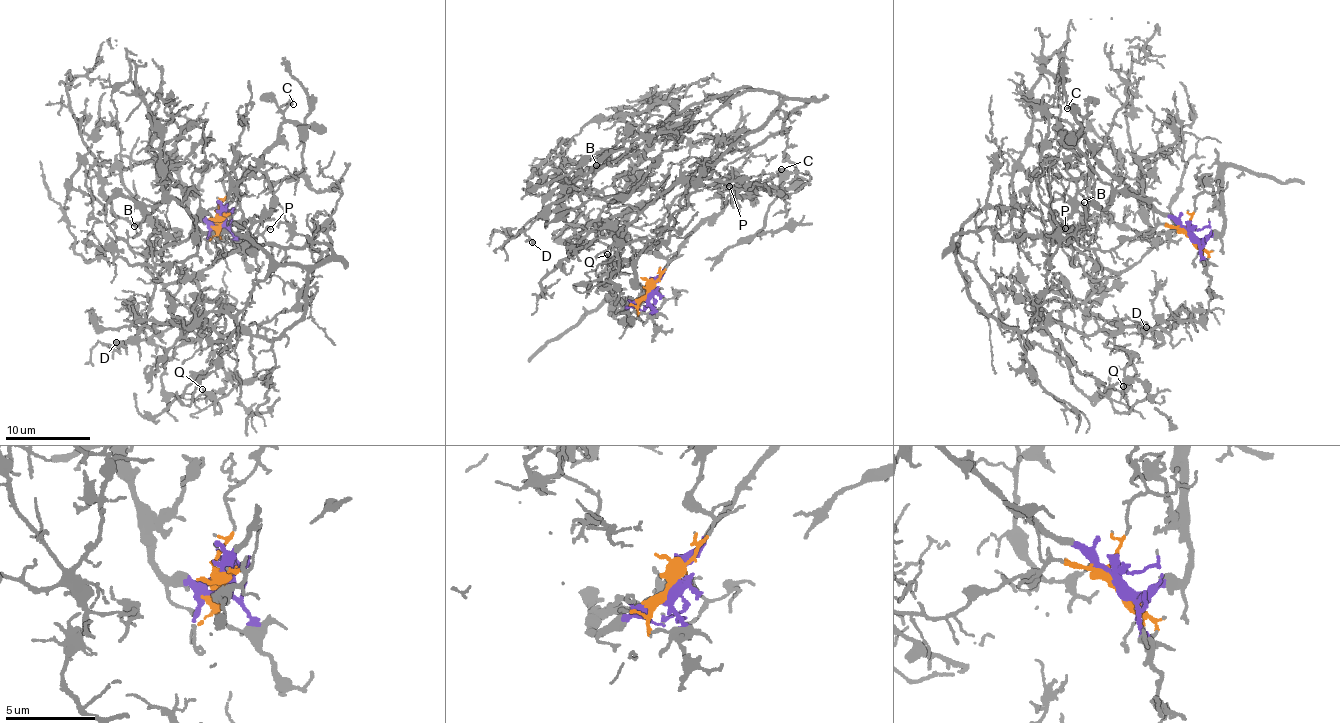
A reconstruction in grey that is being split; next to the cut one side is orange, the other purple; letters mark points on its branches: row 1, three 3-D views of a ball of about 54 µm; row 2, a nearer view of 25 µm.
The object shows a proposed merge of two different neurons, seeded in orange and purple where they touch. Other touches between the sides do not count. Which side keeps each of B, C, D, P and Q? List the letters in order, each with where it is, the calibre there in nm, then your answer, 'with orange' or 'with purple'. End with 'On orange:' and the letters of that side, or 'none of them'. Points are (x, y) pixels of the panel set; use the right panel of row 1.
B: place (1084, 202); calibre 130 nm; with orange
C: place (1067, 108); calibre 190 nm; with purple
D: place (1146, 327); calibre 130 nm; with orange
P: place (1065, 228); calibre 130 nm; with orange
Q: place (1123, 386); calibre 110 nm; with orange
On orange: B, D, P, Q

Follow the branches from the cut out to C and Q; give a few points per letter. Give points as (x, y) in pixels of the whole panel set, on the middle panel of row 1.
C: (649, 292), (654, 279), (679, 246), (733, 199), (751, 192), (781, 169)
Q: (647, 291), (668, 259), (659, 226), (696, 172), (813, 97), (785, 100), (688, 186), (666, 240), (608, 253)

